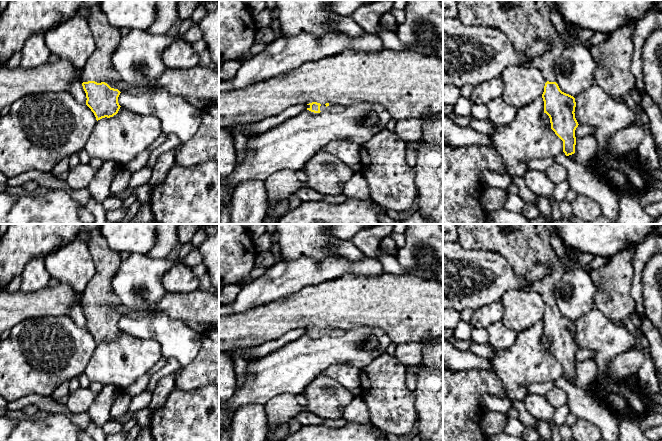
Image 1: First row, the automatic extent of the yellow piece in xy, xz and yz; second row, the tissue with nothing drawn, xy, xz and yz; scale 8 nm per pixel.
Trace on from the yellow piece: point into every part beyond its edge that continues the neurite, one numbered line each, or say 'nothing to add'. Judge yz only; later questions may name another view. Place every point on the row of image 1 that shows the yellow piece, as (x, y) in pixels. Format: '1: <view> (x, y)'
1: yz (524, 21)

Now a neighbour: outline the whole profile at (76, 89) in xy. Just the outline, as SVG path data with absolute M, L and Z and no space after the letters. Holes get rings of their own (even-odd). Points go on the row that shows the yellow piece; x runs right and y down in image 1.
M78 76L71 84L70 93L77 101L86 105L86 93L83 89L82 80L80 76Z

